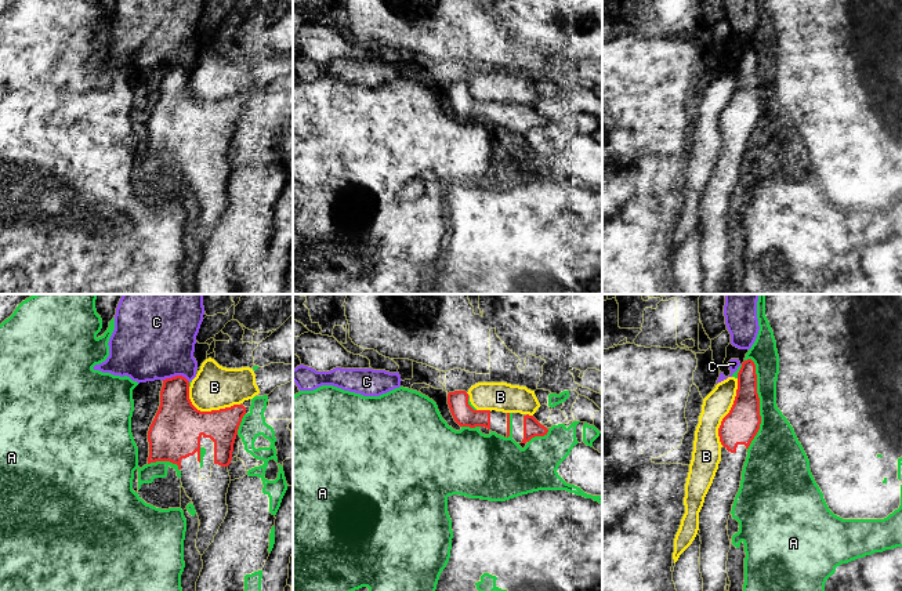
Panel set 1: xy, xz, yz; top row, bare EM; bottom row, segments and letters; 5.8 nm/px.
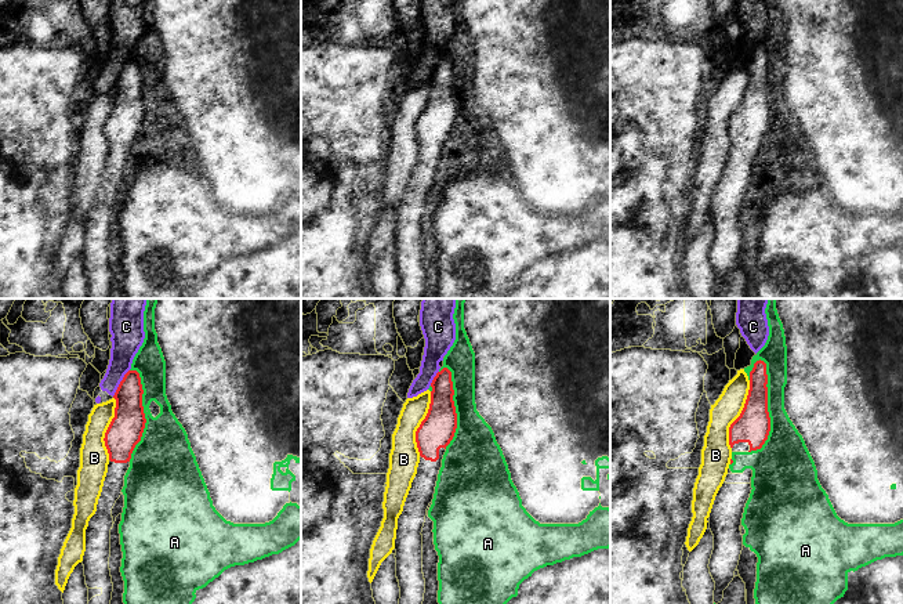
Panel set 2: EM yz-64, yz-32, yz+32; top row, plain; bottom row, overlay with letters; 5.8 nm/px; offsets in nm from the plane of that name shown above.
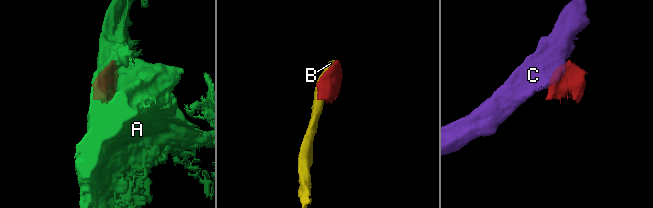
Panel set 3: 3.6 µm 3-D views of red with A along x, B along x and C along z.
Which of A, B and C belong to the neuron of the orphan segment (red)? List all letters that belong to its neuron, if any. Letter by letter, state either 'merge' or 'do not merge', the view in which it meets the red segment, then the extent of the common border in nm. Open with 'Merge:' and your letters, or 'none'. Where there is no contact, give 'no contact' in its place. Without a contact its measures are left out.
Merge: none
A: do not merge | yz | 550 nm
B: do not merge | yz | 400 nm
C: do not merge | xy | 160 nm

